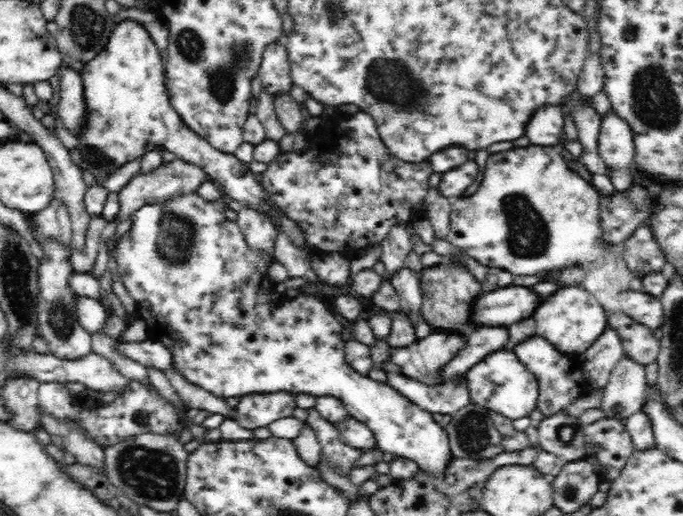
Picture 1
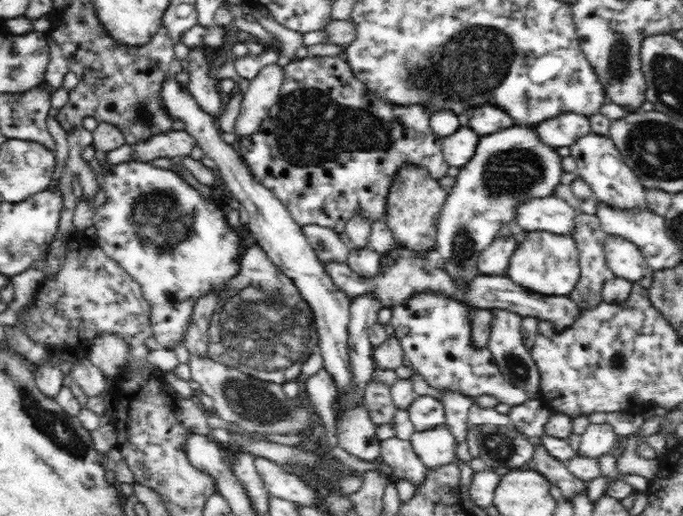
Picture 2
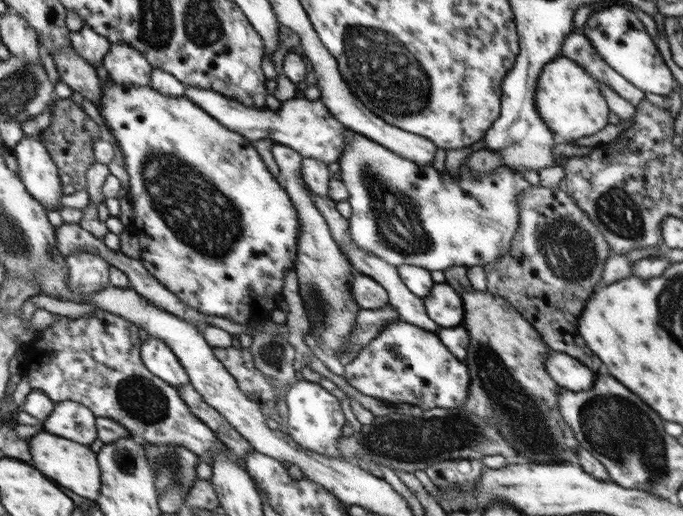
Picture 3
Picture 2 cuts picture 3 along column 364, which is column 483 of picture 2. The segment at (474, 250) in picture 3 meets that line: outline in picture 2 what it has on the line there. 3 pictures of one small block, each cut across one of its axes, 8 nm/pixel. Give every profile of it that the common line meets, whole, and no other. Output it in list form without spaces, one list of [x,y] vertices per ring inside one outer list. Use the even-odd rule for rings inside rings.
[[[515,124],[480,138],[474,156],[455,176],[455,185],[448,193],[437,222],[435,253],[444,259],[444,272],[452,277],[457,286],[468,286],[472,279],[479,275],[477,260],[480,252],[496,240],[504,224],[514,223],[516,206],[520,202],[554,195],[554,190],[565,172],[562,169],[562,159],[556,148],[541,142],[534,126],[522,127]]]

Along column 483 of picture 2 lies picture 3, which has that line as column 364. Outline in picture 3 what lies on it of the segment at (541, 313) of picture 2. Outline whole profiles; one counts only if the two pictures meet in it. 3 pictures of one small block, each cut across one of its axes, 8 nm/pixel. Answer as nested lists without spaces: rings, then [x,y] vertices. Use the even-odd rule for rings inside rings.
[[[356,273],[353,279],[353,298],[360,308],[376,310],[390,303],[387,290],[371,276]]]

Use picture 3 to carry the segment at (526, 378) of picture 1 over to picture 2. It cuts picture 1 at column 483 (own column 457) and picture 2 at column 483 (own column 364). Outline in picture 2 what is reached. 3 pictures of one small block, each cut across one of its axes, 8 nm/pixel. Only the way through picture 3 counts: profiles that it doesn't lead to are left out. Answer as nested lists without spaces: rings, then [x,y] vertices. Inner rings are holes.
[[[417,292],[400,306],[394,306],[391,312],[389,323],[394,326],[394,335],[400,341],[405,358],[432,388],[445,388],[470,397],[487,394],[512,407],[528,400],[527,395],[519,387],[512,386],[502,374],[487,346],[478,348],[472,345],[471,318],[463,303],[440,292]]]

